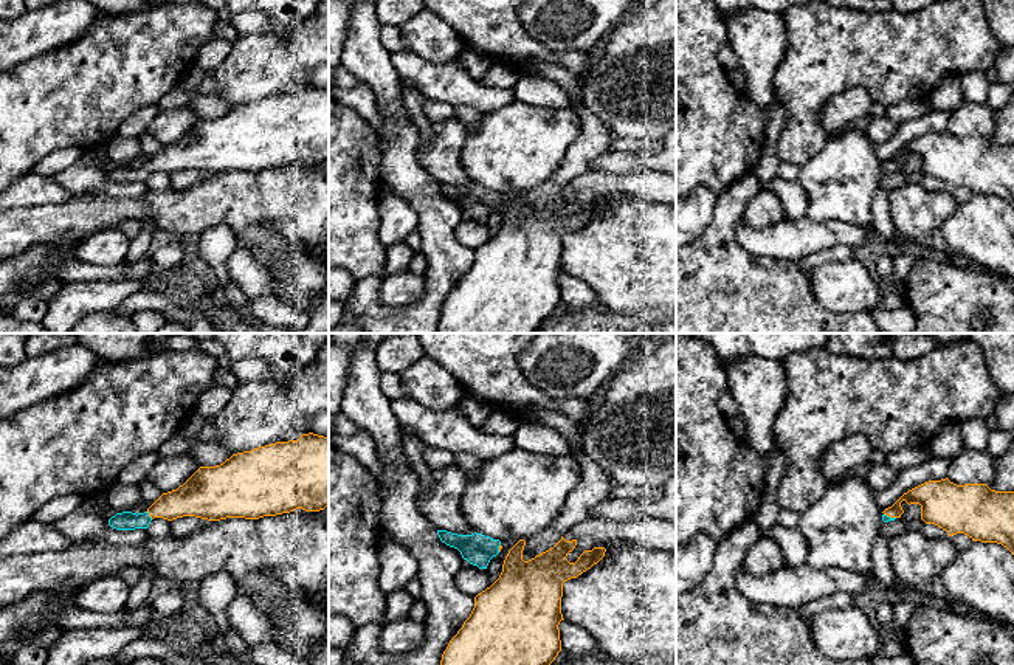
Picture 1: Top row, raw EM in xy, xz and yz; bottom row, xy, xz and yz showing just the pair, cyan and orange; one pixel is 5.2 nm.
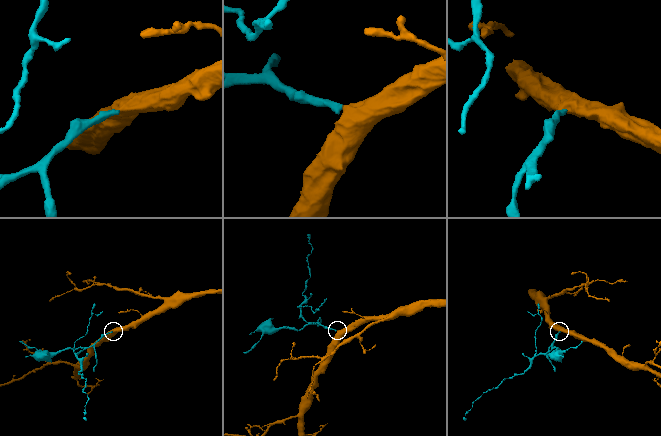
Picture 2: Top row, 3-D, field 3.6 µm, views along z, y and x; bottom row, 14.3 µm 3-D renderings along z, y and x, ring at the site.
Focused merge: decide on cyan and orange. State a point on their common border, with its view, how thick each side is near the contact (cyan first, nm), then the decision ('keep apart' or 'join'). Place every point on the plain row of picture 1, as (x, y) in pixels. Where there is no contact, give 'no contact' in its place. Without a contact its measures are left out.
xy (148, 168) | 100/180 nm | join

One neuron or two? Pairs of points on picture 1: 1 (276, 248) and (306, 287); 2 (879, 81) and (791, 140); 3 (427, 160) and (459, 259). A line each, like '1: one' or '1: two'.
1: one
2: one
3: two

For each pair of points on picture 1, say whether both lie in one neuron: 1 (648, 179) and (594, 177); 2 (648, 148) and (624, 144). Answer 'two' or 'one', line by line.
1: one
2: one

